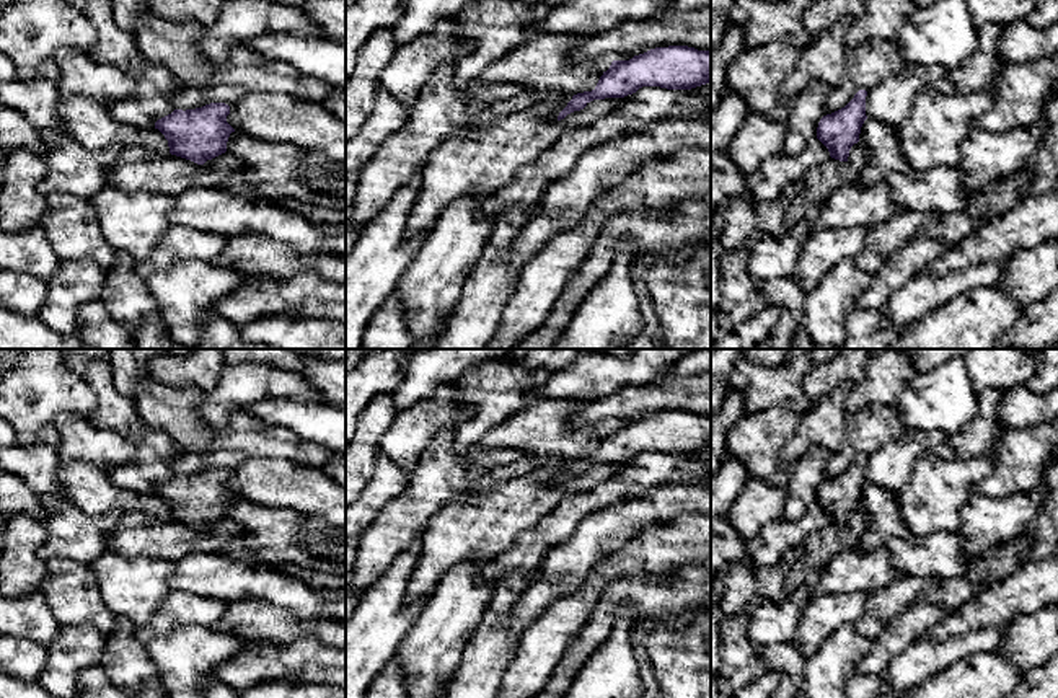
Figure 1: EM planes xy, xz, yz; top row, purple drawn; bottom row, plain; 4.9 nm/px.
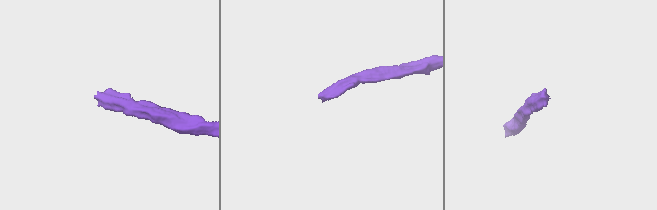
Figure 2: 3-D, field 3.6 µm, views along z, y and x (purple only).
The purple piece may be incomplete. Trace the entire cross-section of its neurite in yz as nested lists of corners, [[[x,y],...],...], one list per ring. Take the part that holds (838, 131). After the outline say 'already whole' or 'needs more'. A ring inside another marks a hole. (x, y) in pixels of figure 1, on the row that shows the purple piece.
[[[859,90],[841,109],[827,114],[817,127],[817,139],[828,148],[830,157],[848,161],[849,150],[859,142],[859,134],[866,116],[866,90]]] | already whole

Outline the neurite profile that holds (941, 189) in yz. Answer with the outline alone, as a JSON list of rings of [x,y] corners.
[[[932,166],[910,174],[892,173],[885,179],[890,197],[898,209],[949,215],[968,207],[973,191],[965,188],[960,168]]]

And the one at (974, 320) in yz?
[[[994,285],[975,287],[910,323],[892,349],[1004,349],[998,339],[1017,321],[1022,308]]]

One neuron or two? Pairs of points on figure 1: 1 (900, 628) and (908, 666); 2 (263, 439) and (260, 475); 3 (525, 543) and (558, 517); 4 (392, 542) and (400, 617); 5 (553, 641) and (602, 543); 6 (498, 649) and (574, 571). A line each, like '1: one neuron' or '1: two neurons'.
1: two neurons
2: two neurons
3: one neuron
4: two neurons
5: two neurons
6: two neurons

